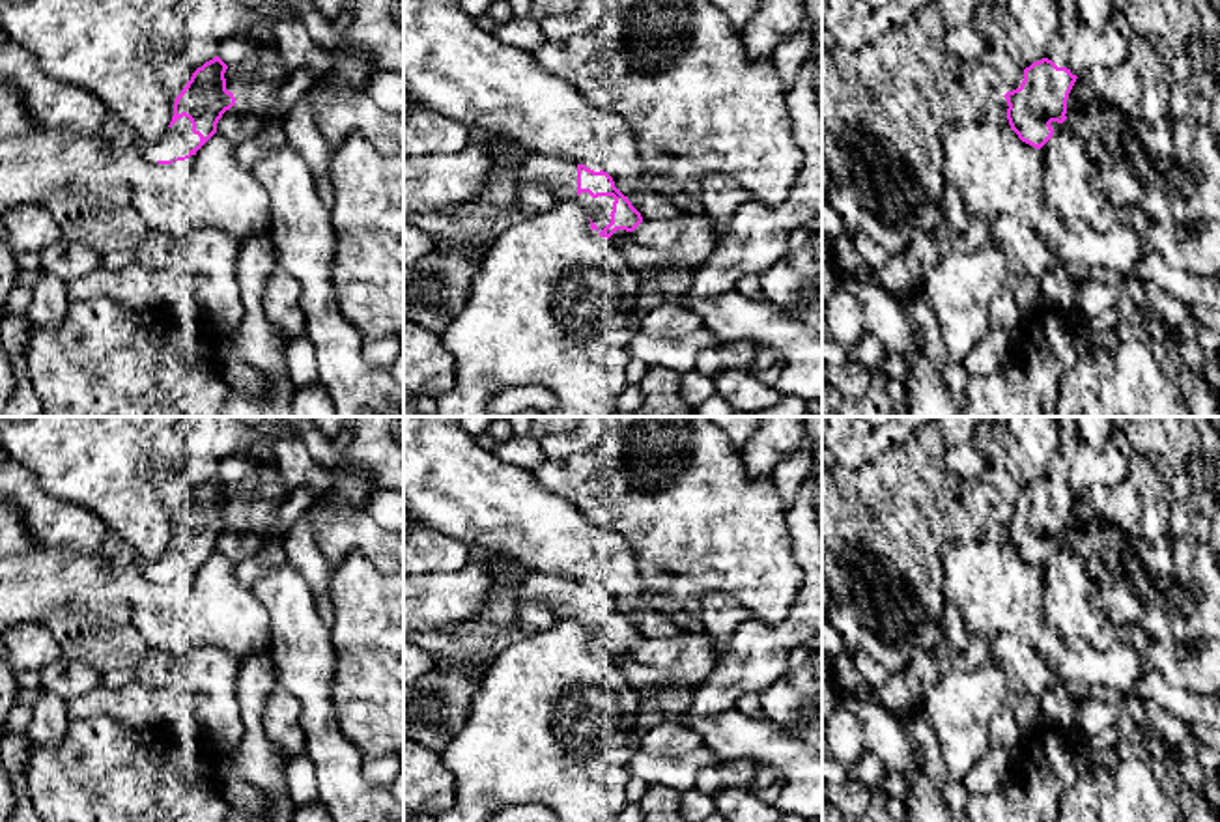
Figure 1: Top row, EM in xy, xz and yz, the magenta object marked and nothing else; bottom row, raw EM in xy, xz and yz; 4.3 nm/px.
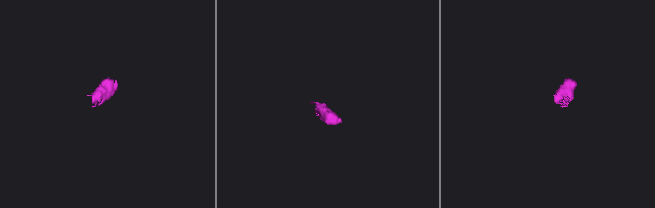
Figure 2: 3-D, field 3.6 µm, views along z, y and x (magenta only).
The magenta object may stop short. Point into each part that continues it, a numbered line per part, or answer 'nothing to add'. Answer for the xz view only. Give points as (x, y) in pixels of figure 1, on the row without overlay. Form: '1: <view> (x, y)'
1: xz (561, 595)

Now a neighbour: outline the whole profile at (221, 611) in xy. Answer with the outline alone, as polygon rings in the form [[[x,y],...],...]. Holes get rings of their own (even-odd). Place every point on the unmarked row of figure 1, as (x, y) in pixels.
[[[219,551],[196,570],[189,600],[166,613],[138,607],[131,622],[151,656],[172,665],[202,646],[224,648],[243,661],[267,652],[273,637],[267,609]]]

